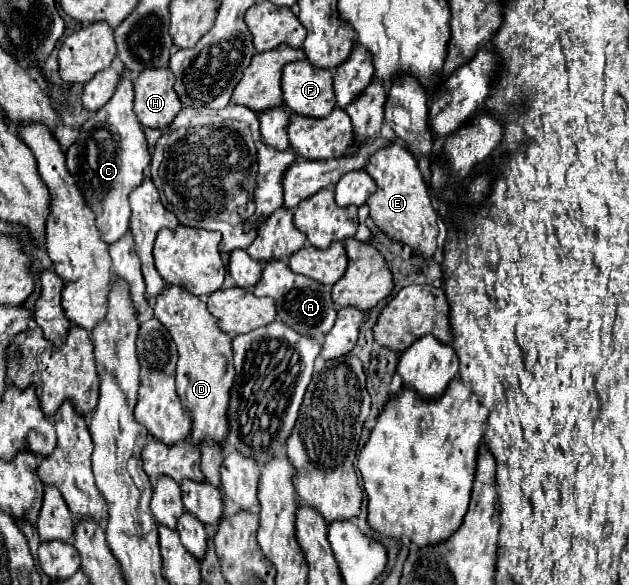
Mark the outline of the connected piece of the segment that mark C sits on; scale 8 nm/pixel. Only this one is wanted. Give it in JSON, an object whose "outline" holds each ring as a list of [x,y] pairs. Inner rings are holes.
{"outline":[[[122,68],[120,82],[110,102],[94,112],[82,126],[76,142],[66,152],[66,166],[76,180],[86,204],[96,214],[96,228],[104,242],[114,244],[130,230],[128,194],[144,180],[144,170],[150,164],[148,142],[140,122],[132,112],[134,82],[128,68]]]}

